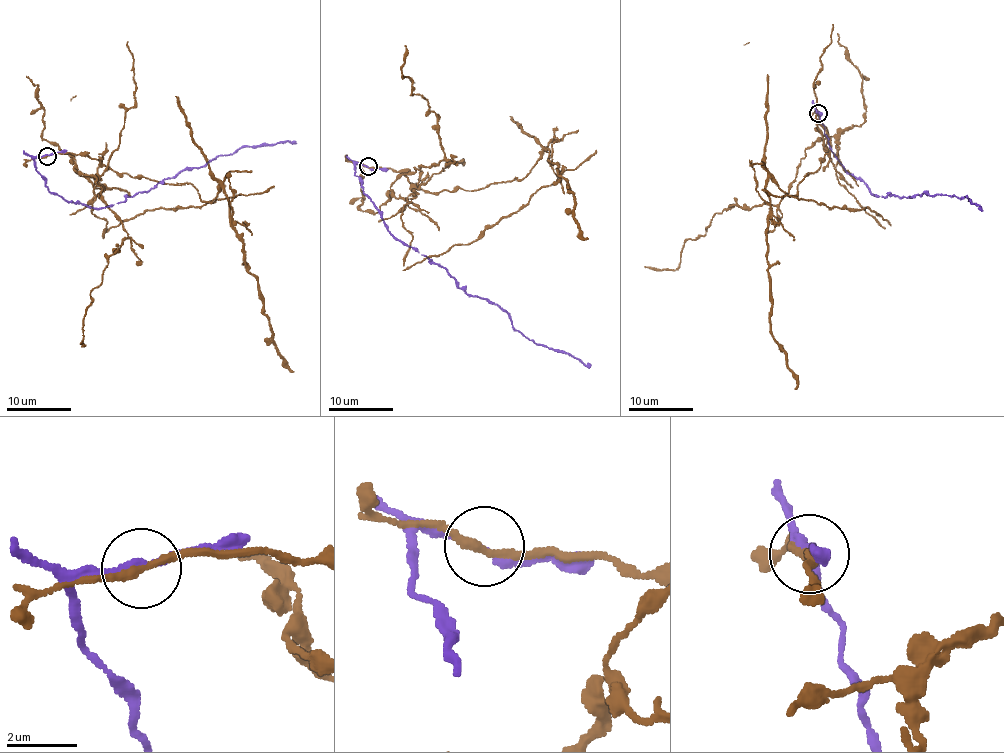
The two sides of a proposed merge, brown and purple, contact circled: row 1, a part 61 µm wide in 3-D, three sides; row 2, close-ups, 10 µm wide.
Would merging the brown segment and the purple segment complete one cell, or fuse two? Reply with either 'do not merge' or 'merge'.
do not merge

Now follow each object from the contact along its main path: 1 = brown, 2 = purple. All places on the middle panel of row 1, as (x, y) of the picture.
1: (368, 167), (393, 168), (432, 193), (478, 190), (521, 179), (546, 150), (588, 238)
2: (368, 166), (355, 164), (355, 174), (397, 239), (470, 294), (497, 304), (531, 340), (589, 368)

